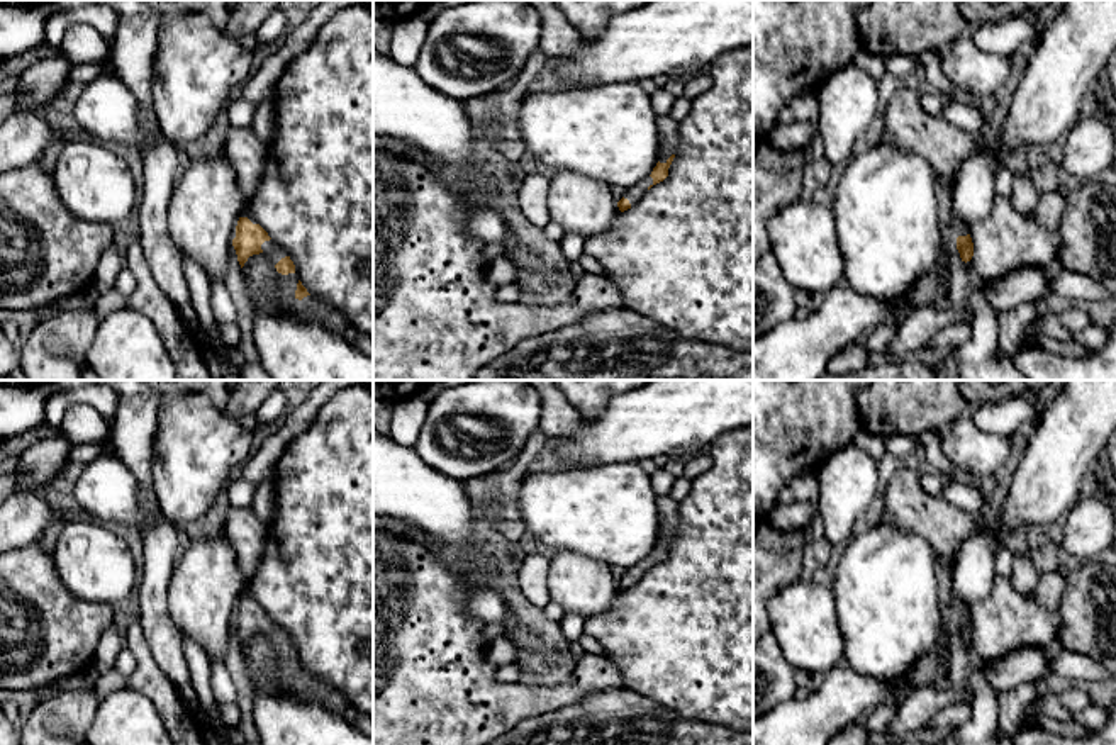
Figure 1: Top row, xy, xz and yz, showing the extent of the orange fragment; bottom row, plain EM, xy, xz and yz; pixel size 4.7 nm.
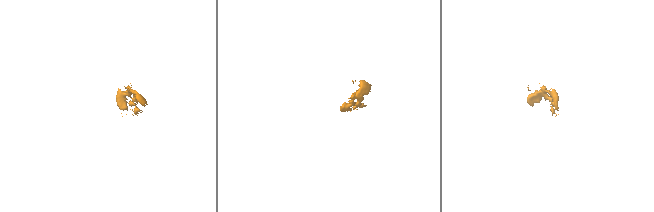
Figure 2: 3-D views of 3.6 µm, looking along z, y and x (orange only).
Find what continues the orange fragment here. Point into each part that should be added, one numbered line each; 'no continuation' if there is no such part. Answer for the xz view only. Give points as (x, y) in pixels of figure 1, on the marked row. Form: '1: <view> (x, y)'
1: xz (667, 128)

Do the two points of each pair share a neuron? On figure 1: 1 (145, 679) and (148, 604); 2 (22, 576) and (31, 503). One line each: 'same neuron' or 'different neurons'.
1: different neurons
2: different neurons

